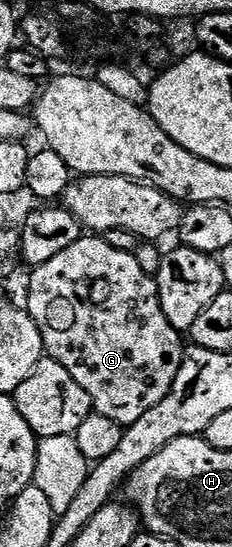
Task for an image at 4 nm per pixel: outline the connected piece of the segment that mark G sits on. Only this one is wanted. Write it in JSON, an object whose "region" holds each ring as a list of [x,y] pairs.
{"region":[[[83,237],[78,239],[72,245],[68,245],[68,249],[64,249],[64,253],[56,253],[56,257],[52,257],[52,261],[48,261],[43,267],[33,268],[34,280],[30,283],[31,305],[29,304],[29,306],[31,308],[39,307],[42,311],[51,311],[54,314],[54,327],[48,327],[48,325],[42,327],[42,342],[45,354],[56,360],[60,365],[64,365],[64,369],[68,369],[68,373],[72,373],[72,377],[78,382],[80,389],[84,389],[84,393],[88,393],[93,410],[97,414],[112,417],[112,421],[121,423],[123,428],[129,429],[140,420],[140,417],[144,416],[144,413],[163,401],[165,395],[172,389],[173,382],[176,381],[176,375],[181,369],[182,352],[184,350],[182,339],[184,339],[184,335],[183,332],[177,331],[171,325],[168,317],[164,317],[164,309],[160,305],[155,276],[144,273],[144,269],[140,269],[137,254],[130,252],[129,255],[128,252],[121,251],[120,248],[113,247],[112,244],[105,243],[102,239],[105,238]]]}

